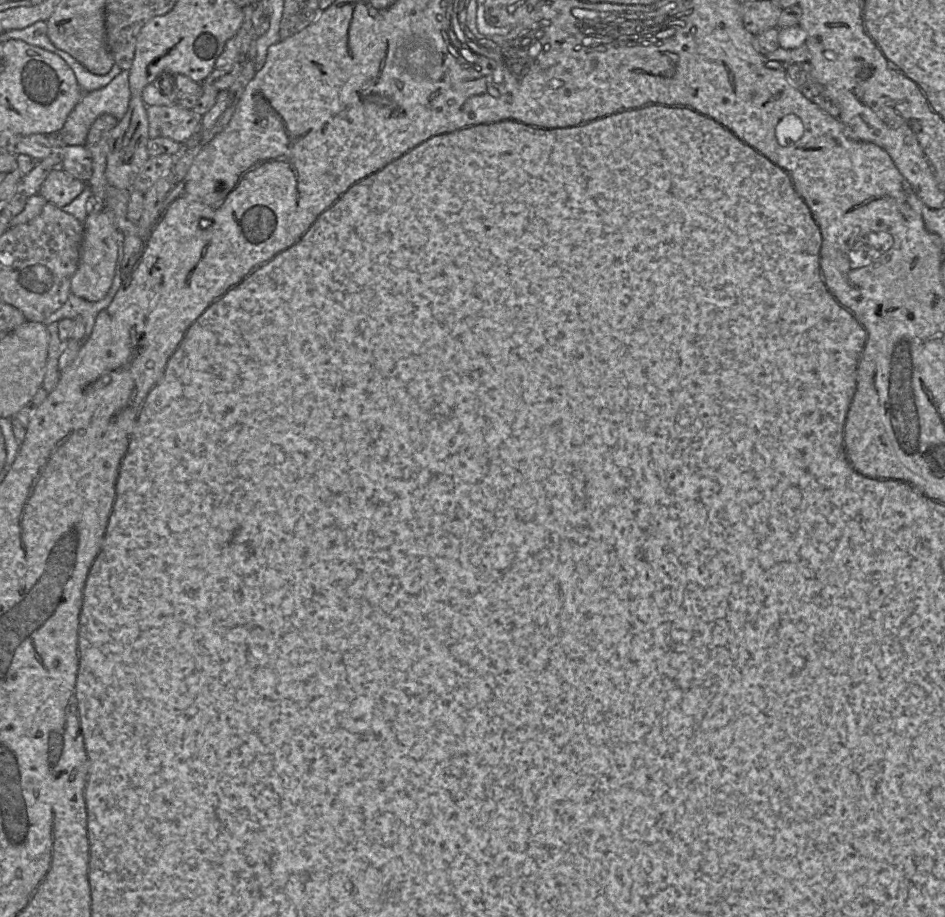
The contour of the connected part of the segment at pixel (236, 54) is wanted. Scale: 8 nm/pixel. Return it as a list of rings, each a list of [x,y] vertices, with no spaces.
[[[254,5],[243,7],[244,19],[237,33],[227,41],[220,56],[215,61],[215,68],[223,68],[234,62],[247,60],[247,53],[254,41],[252,13]]]

